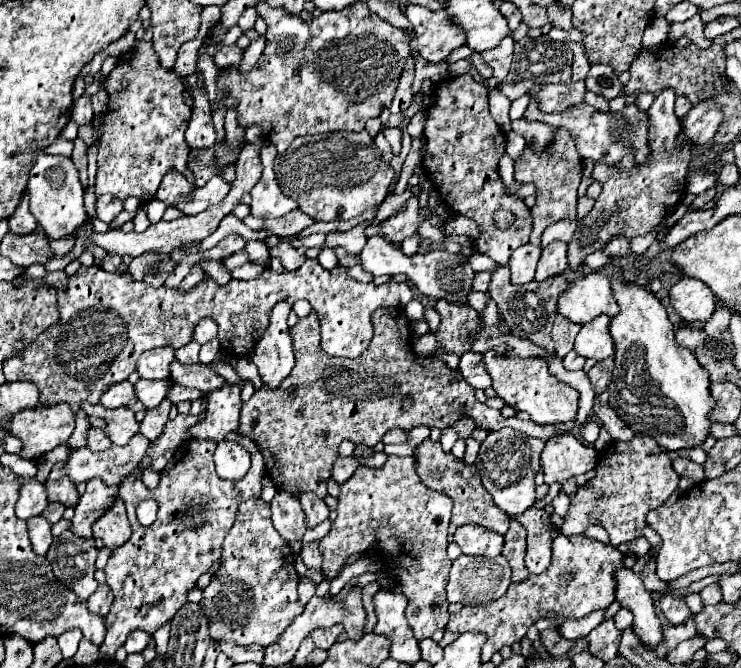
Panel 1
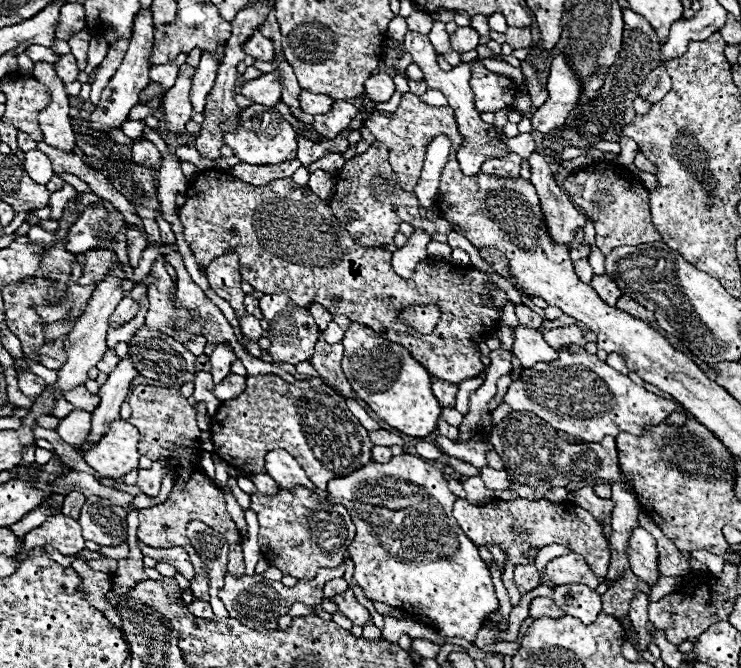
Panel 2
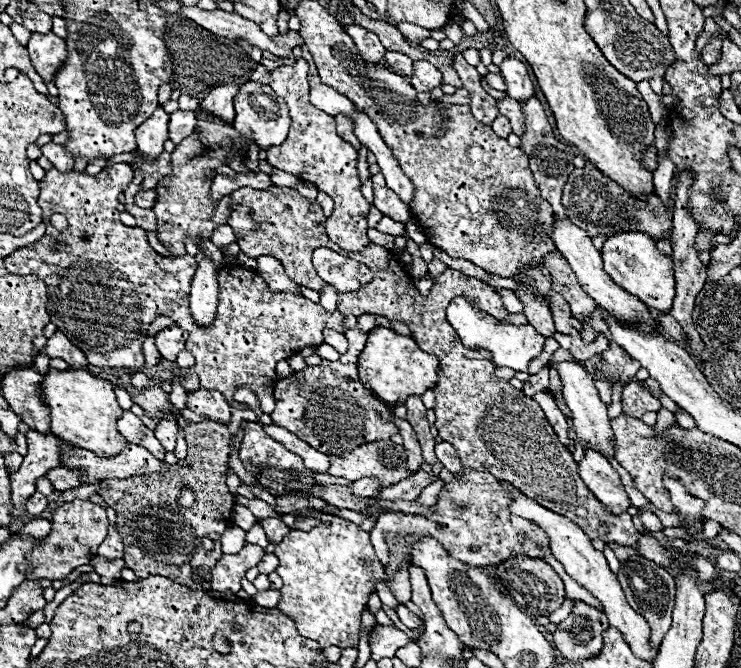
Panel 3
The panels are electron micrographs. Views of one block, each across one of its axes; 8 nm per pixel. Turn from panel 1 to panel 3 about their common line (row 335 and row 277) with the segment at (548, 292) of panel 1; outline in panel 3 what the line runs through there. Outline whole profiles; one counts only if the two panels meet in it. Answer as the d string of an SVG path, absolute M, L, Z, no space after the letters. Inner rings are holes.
M544 264L536 266L522 266L516 274L518 288L514 290L516 296L520 296L520 302L524 304L524 314L528 318L528 324L536 328L542 336L550 338L556 328L548 304L548 292L552 290L550 284L550 272L544 268Z

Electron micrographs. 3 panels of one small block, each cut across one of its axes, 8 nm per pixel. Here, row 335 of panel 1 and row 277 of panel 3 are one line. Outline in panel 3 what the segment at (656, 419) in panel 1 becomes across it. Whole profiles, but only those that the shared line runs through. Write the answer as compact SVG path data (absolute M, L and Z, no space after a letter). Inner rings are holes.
M622 232L610 236L602 246L604 270L626 292L638 296L646 306L656 310L670 310L674 300L674 264L662 254L654 240L644 232Z

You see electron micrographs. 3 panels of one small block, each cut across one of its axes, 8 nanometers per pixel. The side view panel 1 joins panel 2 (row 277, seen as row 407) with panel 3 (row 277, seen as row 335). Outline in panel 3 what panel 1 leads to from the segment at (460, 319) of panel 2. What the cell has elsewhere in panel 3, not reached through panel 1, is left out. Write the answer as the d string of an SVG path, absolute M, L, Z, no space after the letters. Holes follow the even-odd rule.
M272 186L270 190L254 190L254 188L238 188L232 192L232 214L228 224L236 234L236 242L244 254L250 258L258 256L276 256L280 264L284 264L288 276L306 288L322 290L324 282L316 274L312 266L312 252L318 246L326 246L336 252L344 252L338 244L334 244L326 234L326 216L318 202L306 200L298 190ZM370 244L362 252L356 252L354 260L372 268L374 280L358 292L338 294L338 310L346 316L378 314L388 320L404 322L410 326L412 338L418 342L418 346L424 352L438 356L440 366L434 426L438 434L458 450L464 466L490 472L492 476L514 484L528 498L576 522L590 540L600 538L604 542L616 542L622 546L638 546L638 552L644 558L654 560L660 566L672 564L672 554L662 548L656 538L652 538L650 534L638 534L630 514L608 512L604 504L600 504L600 500L596 500L596 496L588 492L586 484L578 476L578 464L574 462L572 452L558 440L542 408L532 398L510 386L510 382L494 376L496 364L492 364L488 352L470 350L460 344L460 338L446 320L446 306L456 296L468 296L478 304L478 308L504 322L508 312L504 310L502 300L494 292L494 288L490 288L482 280L456 272L454 268L446 268L440 276L434 278L430 294L422 296L414 286L410 274L384 246Z

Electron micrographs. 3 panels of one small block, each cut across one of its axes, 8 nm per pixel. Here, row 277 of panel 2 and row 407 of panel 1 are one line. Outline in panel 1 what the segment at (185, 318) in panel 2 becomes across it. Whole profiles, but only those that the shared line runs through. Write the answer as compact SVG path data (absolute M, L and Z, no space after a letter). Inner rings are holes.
M162 400L162 404L158 404L156 408L146 410L144 420L140 422L140 432L142 432L150 442L156 440L156 438L162 434L164 426L166 426L166 422L168 422L170 406L172 406L170 400Z

